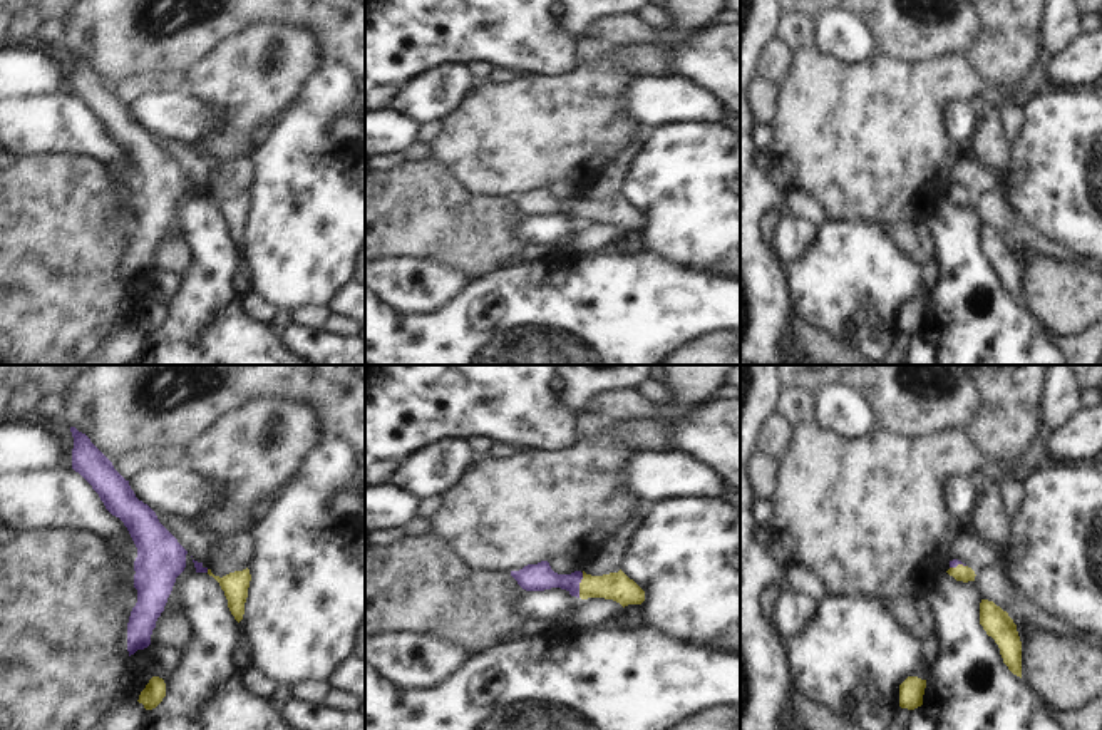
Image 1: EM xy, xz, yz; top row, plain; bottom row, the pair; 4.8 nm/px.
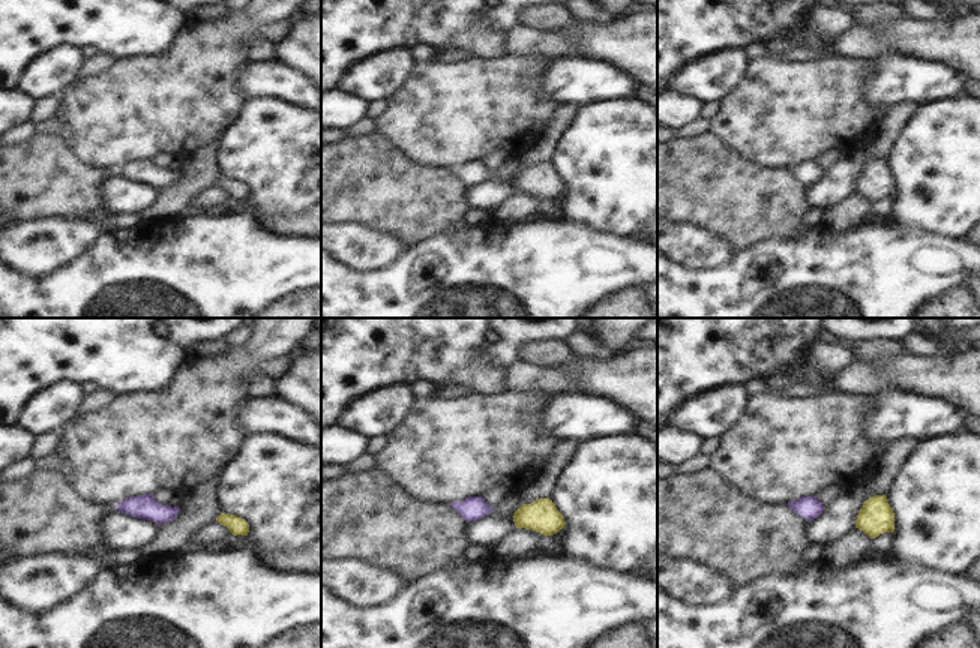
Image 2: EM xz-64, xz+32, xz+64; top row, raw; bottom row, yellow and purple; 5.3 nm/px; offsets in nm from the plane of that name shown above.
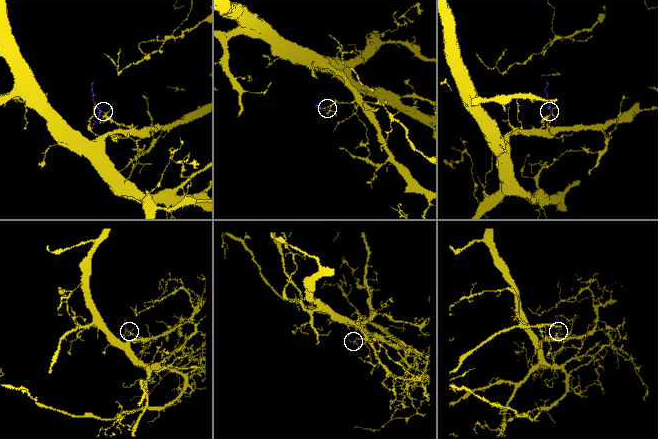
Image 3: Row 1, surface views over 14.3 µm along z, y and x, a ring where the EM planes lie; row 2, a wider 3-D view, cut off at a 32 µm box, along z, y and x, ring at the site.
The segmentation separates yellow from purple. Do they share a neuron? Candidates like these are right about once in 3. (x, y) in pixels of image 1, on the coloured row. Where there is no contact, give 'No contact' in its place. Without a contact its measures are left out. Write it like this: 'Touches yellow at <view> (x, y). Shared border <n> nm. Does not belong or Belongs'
Touches yellow at xz (580, 585). Shared border 120 nm. Belongs

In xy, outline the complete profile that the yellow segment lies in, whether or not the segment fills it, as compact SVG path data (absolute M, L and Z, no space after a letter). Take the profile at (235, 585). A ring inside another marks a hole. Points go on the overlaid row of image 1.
M246 568L243 571L234 571L223 578L214 576L211 569L208 569L208 574L213 576L219 583L228 599L228 608L231 614L234 616L234 619L239 623L245 614L245 603L248 598L248 588L251 581L250 569Z

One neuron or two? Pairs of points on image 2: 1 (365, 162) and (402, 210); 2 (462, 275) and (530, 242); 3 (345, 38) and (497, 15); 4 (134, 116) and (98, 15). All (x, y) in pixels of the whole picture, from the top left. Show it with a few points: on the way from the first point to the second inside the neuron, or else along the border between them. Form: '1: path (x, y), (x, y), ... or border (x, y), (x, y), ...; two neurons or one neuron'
1: path (369, 174), (393, 198); one neuron
2: path (479, 275), (486, 270), (502, 270), (514, 258); one neuron
3: border (485, 15), (491, 23), (506, 30); two neurons
4: border (152, 53), (117, 59); two neurons

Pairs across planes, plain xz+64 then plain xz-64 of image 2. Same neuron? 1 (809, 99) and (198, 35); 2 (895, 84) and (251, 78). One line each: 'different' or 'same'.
1: same
2: same

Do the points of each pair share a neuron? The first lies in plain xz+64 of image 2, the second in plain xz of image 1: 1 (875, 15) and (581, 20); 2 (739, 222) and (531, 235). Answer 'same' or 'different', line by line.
1: different
2: different

